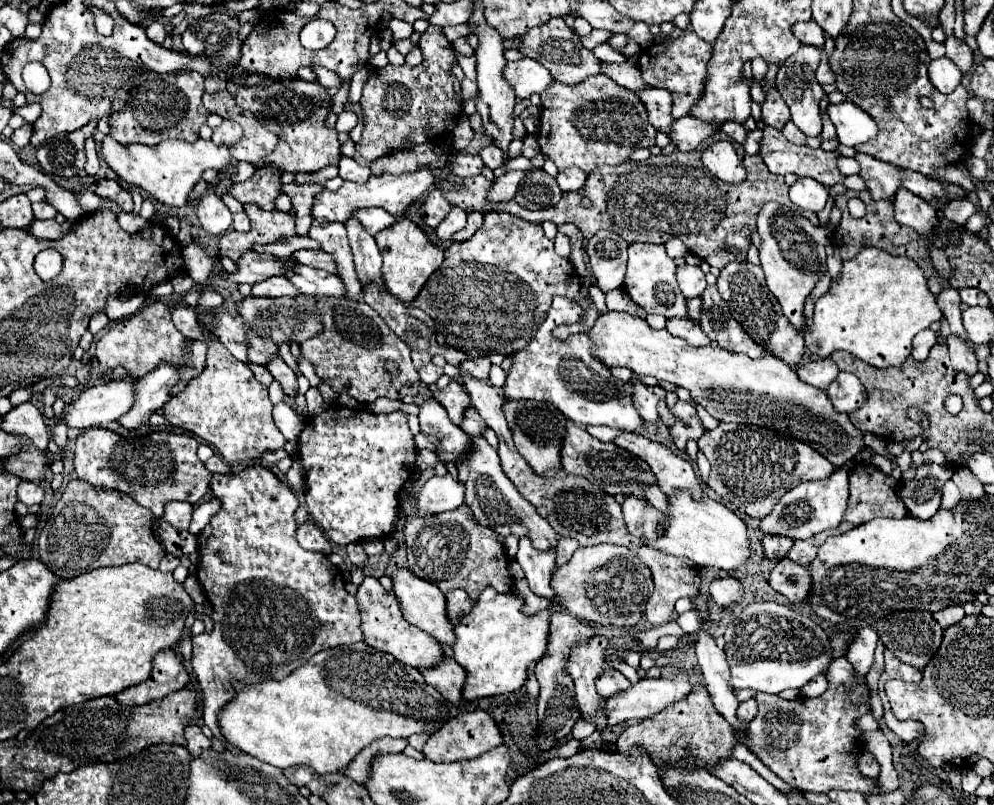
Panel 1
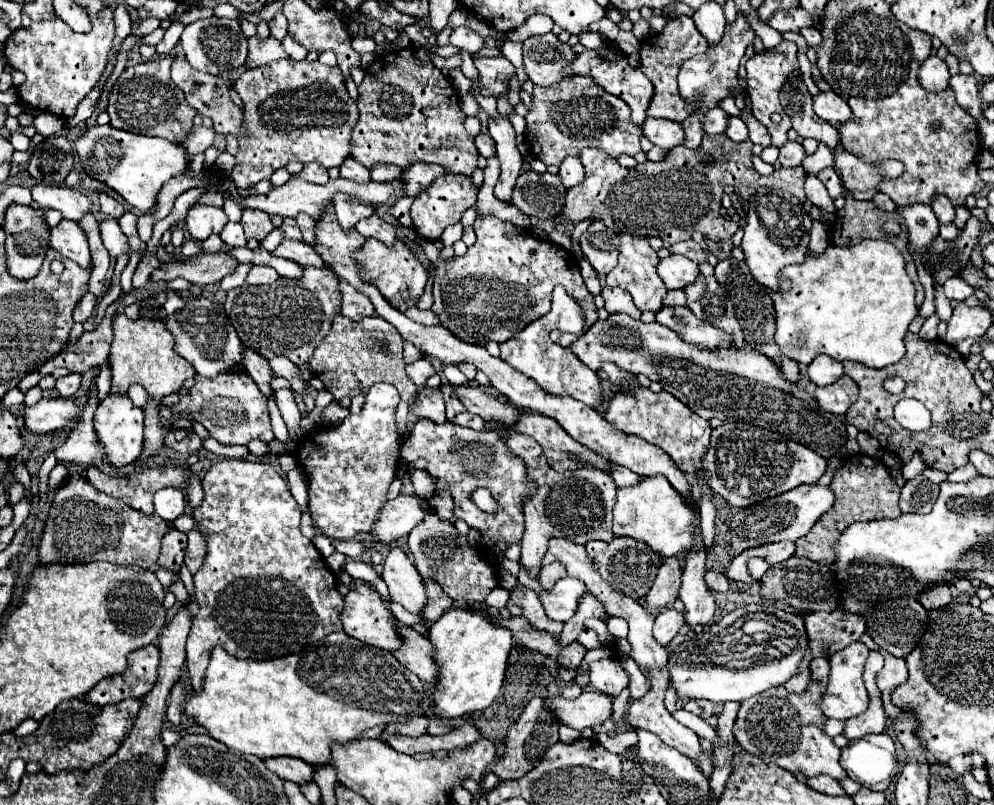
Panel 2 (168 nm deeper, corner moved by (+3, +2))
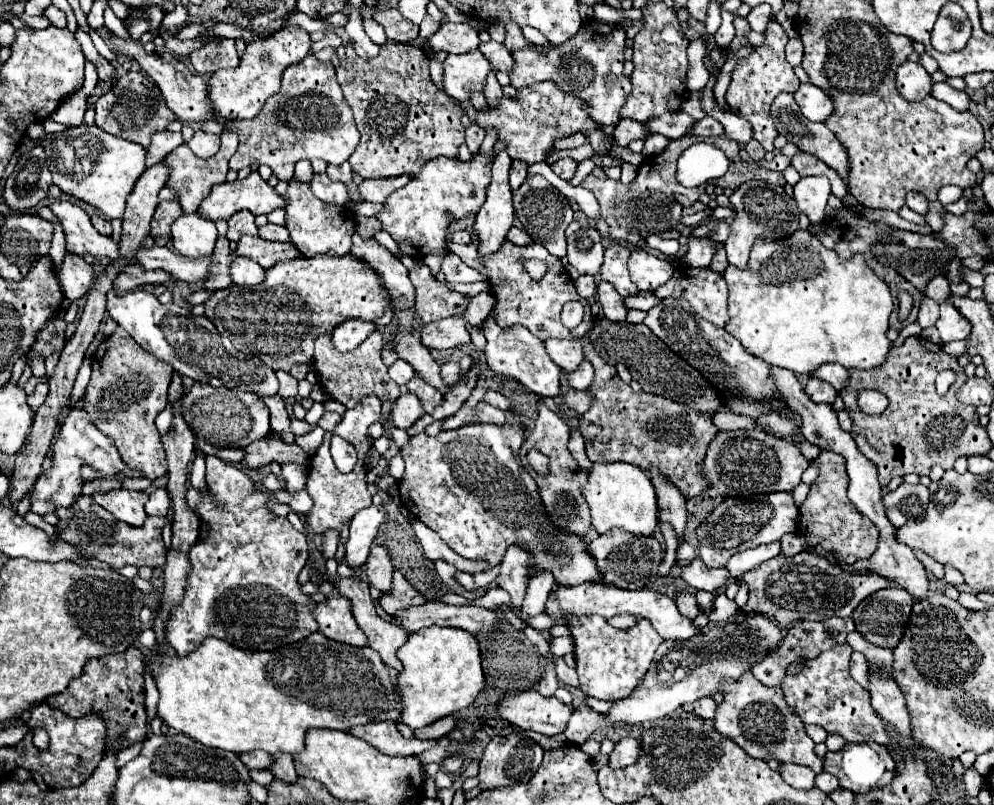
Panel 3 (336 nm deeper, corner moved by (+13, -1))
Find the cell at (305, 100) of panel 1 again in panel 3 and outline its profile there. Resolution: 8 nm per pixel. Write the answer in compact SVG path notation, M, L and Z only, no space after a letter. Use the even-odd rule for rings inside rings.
M312 54L304 62L284 70L280 92L266 100L266 106L256 118L230 122L226 130L234 130L240 138L238 150L230 158L232 170L266 164L278 180L290 180L294 164L302 158L322 158L324 162L338 166L352 156L360 142L352 110L336 82L334 66L330 62L318 62Z

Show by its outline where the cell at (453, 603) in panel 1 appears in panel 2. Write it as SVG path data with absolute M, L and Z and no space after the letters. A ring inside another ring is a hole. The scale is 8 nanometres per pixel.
M424 579L424 585L428 591L428 607L424 609L424 617L434 623L444 615L444 611L448 611L454 605L454 599L444 595L444 589L440 587L440 583L432 579Z

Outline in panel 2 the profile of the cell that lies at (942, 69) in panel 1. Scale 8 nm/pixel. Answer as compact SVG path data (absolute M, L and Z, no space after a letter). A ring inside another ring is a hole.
M930 55L918 71L918 81L928 91L934 91L934 93L944 91L948 87L948 81L950 81L950 71L948 71L946 61L936 57L936 55Z

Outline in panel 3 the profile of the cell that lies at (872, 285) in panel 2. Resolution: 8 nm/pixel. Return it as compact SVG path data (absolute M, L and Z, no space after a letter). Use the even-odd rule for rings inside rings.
M796 230L794 234L790 234L790 238L784 240L762 240L756 238L752 252L750 252L750 260L748 266L744 270L736 268L736 266L728 266L724 272L724 280L728 284L728 322L724 326L724 330L728 334L732 334L734 338L738 338L742 342L742 346L756 358L762 358L764 362L768 362L770 366L778 366L778 368L786 368L792 370L794 374L814 374L822 364L828 362L838 362L844 368L858 368L858 370L868 370L874 366L880 366L886 360L886 354L890 352L890 342L886 338L888 332L888 318L894 310L894 302L892 302L892 294L886 286L886 282L882 278L878 278L866 264L864 258L858 254L852 260L842 260L834 250L826 248L816 234L808 232L808 230Z

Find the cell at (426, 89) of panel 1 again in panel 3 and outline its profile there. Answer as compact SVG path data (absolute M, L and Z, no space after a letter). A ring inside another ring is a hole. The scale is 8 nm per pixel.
M386 40L376 58L344 58L336 68L338 84L362 136L348 162L362 178L414 176L436 156L458 156L458 146L464 142L464 126L460 124L464 110L434 86L428 62L424 50Z

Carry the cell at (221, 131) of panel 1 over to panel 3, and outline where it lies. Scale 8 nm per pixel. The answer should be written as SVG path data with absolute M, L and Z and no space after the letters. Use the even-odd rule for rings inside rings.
M162 130L162 132L152 134L152 142L146 148L146 168L150 168L154 162L160 162L162 158L166 158L180 144L184 144L184 138L180 132Z

